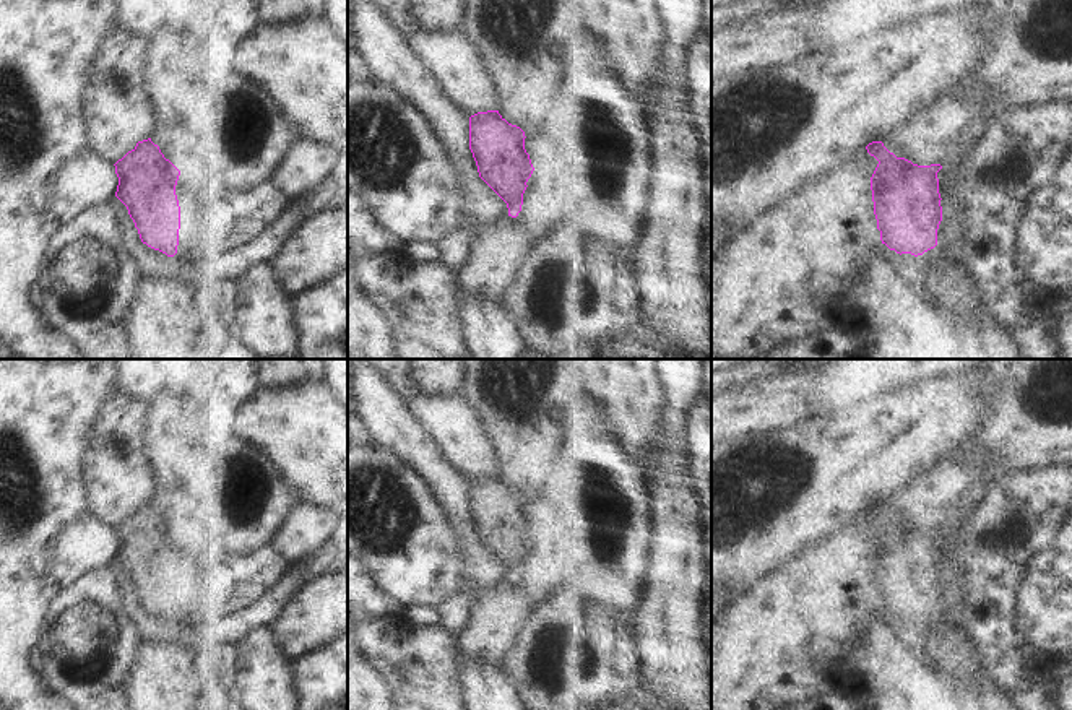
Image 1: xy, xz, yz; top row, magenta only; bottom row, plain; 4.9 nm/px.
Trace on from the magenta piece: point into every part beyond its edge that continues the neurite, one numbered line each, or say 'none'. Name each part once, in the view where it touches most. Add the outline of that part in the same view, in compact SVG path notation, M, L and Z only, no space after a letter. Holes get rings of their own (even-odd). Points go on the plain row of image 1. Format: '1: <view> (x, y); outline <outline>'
none

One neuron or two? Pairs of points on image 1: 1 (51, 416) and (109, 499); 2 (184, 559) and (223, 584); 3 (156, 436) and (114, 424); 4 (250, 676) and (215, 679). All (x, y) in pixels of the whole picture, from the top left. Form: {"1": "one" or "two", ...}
{"1": "two", "2": "two", "3": "two", "4": "two"}

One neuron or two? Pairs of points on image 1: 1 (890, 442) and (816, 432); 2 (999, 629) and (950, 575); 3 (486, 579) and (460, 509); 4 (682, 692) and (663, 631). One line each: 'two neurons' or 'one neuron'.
1: one neuron
2: two neurons
3: one neuron
4: one neuron

